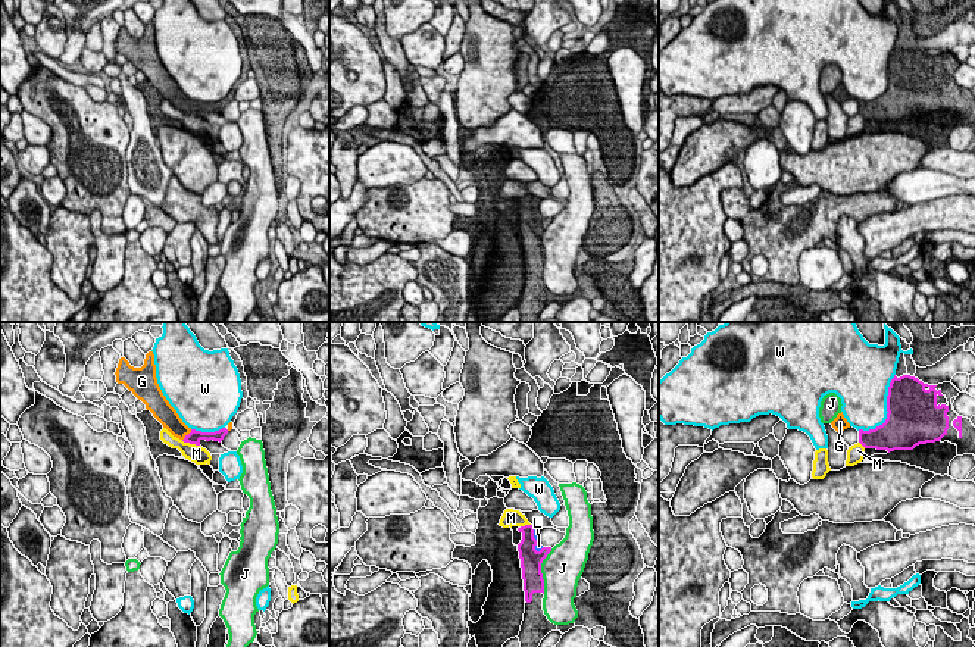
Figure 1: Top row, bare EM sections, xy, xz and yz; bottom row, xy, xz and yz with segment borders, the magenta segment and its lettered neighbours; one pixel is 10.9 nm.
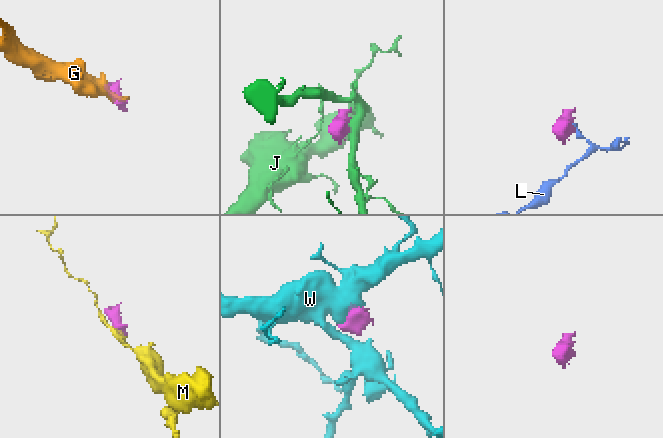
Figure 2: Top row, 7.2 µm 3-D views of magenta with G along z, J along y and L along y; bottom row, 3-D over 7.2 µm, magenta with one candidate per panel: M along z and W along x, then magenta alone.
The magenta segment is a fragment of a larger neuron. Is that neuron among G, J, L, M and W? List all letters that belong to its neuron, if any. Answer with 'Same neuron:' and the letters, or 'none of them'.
Same neuron: G

